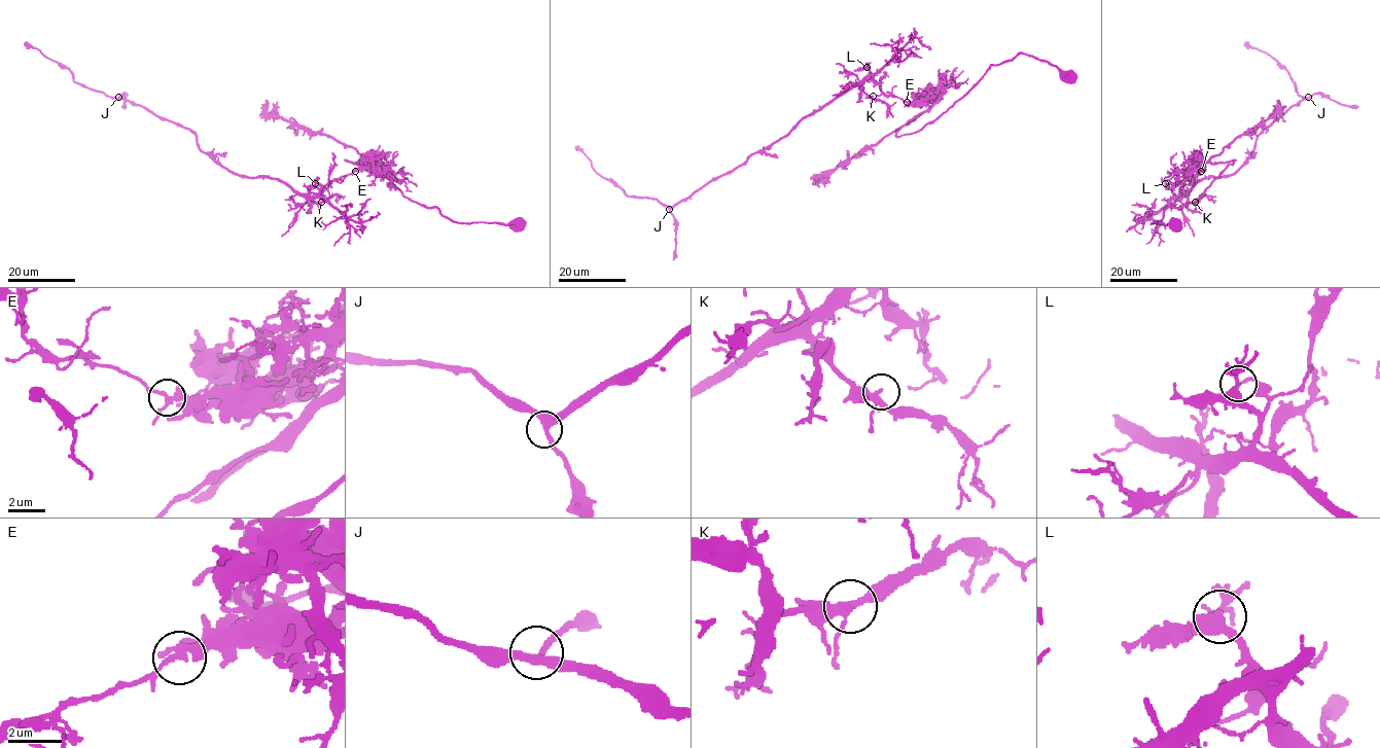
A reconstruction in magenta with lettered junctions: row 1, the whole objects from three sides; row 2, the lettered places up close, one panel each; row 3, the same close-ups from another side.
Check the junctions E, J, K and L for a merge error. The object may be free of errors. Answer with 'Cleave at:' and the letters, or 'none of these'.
Cleave at: E

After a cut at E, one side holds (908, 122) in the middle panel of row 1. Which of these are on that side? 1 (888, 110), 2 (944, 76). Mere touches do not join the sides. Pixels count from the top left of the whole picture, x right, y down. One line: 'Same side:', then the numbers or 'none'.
Same side: 2

